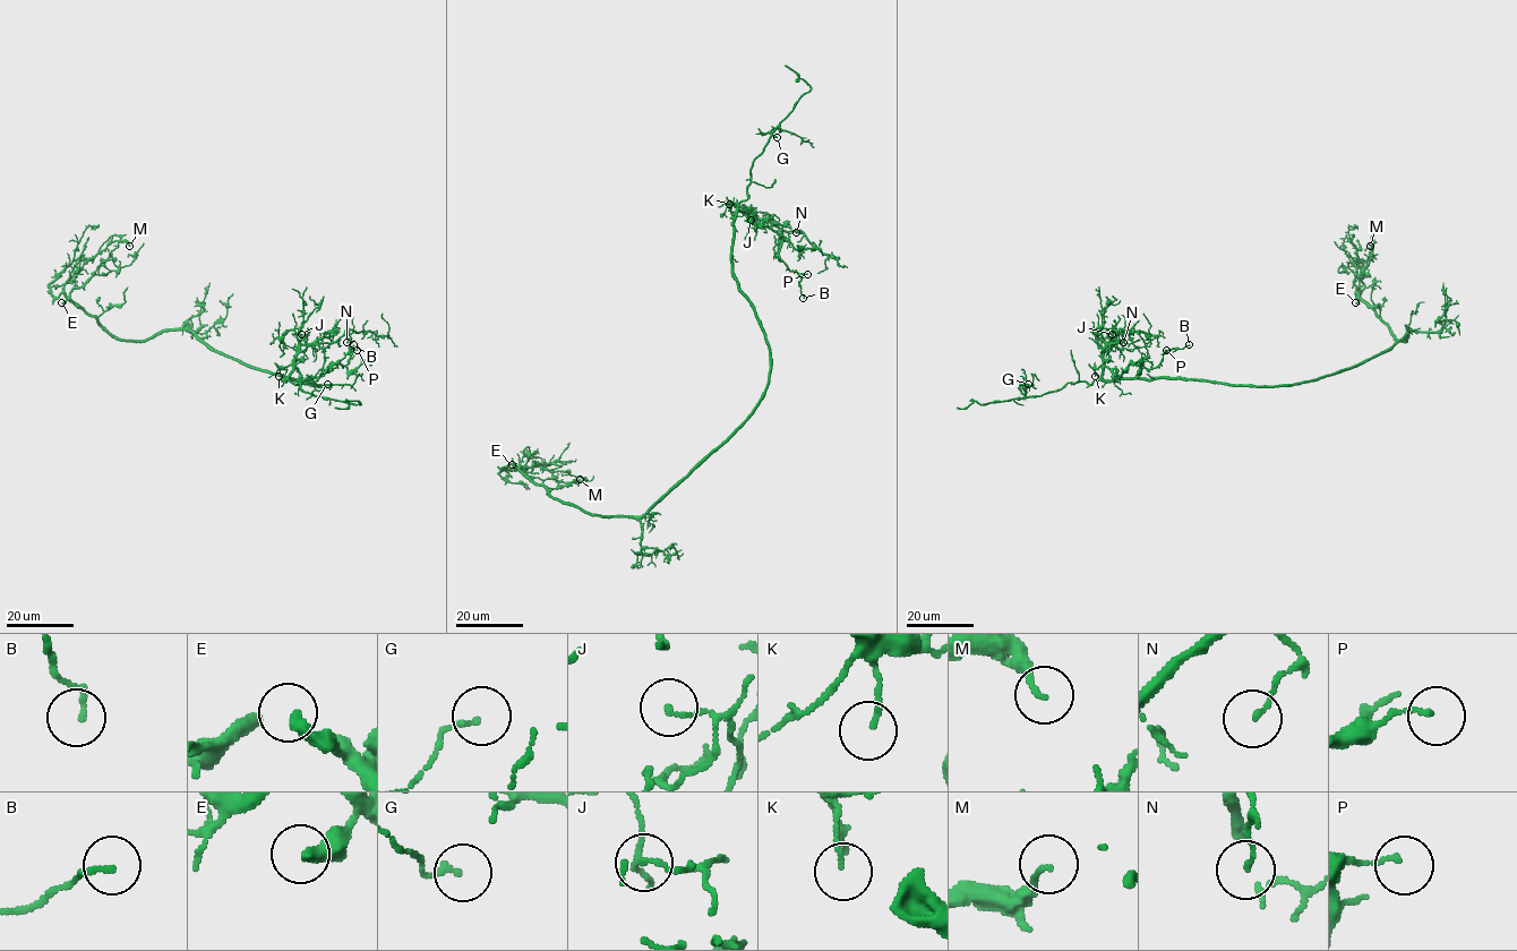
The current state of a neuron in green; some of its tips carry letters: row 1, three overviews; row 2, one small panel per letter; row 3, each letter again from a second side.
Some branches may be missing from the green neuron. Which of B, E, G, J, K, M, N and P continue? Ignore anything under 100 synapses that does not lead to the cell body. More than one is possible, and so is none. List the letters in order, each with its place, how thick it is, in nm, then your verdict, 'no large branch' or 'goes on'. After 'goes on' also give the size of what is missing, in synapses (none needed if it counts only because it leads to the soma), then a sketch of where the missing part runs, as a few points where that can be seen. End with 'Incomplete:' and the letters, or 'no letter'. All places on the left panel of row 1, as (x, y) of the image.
B: place (353, 344); calibre 150 nm; no large branch
E: place (61, 302); calibre 320 nm; no large branch
G: place (327, 384); calibre 130 nm; no large branch
J: place (301, 334); calibre 130 nm; no large branch
K: place (279, 376); calibre 110 nm; no large branch
M: place (129, 246); calibre 120 nm; no large branch
N: place (346, 342); calibre 100 nm; no large branch
P: place (357, 350); calibre 110 nm; no large branch
Incomplete: no letter

